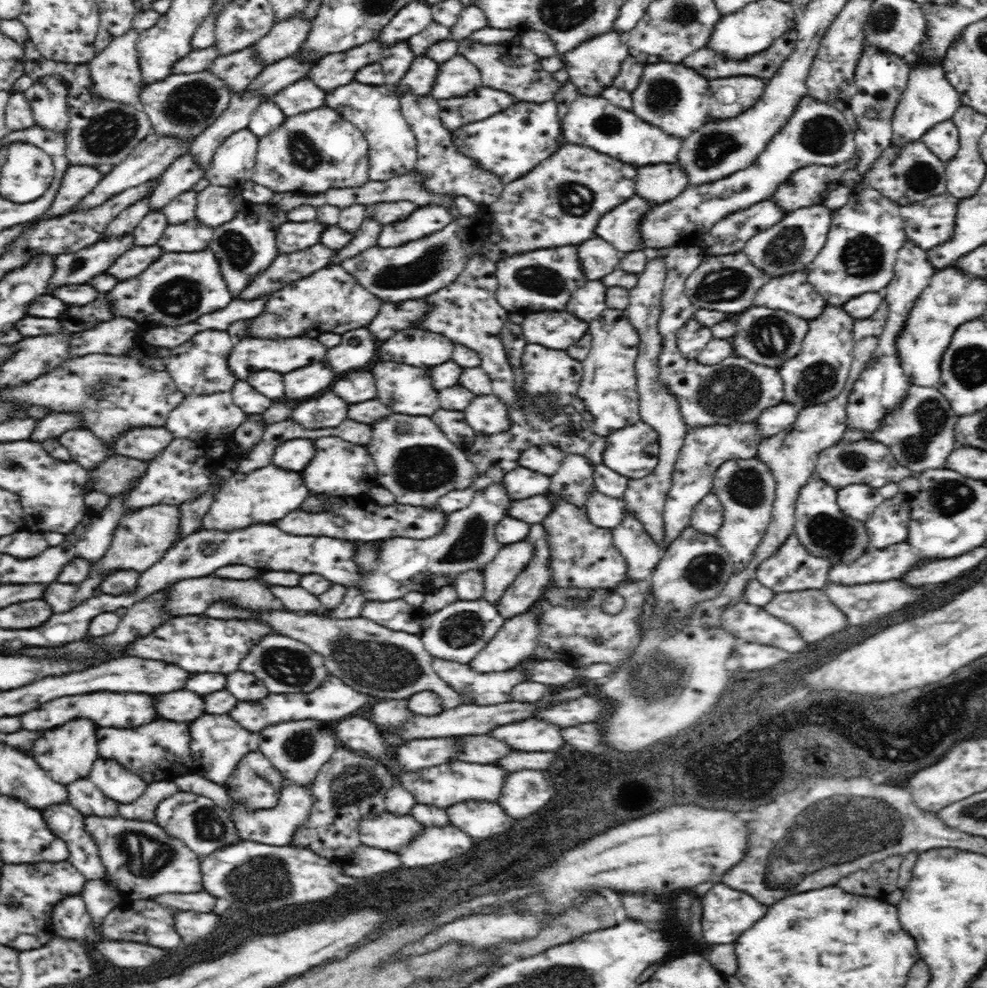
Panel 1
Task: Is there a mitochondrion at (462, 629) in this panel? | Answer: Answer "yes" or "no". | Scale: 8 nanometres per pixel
yes

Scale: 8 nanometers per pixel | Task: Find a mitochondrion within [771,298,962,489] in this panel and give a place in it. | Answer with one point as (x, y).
(931, 413)

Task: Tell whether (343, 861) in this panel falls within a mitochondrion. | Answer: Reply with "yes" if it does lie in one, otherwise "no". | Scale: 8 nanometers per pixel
no

